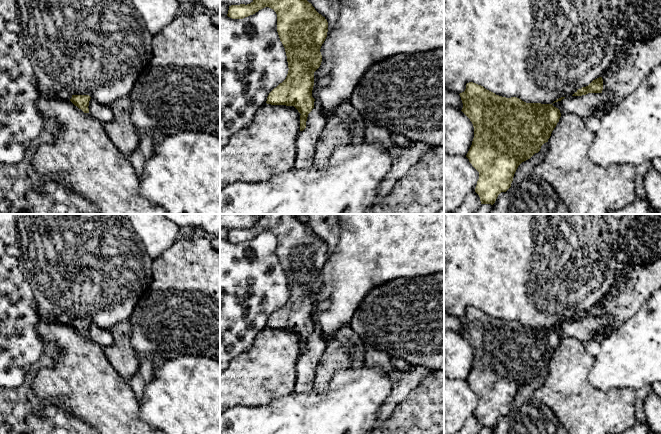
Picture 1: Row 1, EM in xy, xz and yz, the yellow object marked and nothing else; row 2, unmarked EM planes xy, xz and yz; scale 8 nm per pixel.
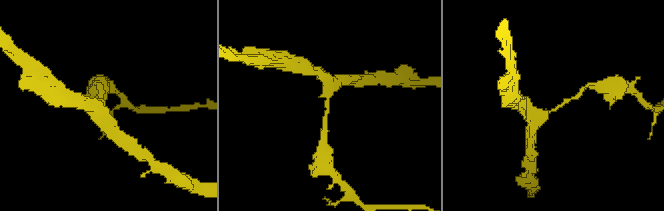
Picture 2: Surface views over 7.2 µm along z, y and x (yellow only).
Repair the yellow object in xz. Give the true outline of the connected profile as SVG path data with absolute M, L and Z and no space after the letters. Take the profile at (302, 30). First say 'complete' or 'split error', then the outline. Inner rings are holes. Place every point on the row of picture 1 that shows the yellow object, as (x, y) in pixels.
complete; M253 0L247 5L229 6L227 16L232 19L243 19L265 7L273 9L277 14L277 32L285 48L289 68L286 79L269 93L266 103L294 106L301 114L300 131L303 131L306 128L308 114L314 108L314 72L322 62L320 49L327 37L328 22L307 0Z

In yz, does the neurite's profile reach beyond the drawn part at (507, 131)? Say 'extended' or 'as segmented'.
as segmented

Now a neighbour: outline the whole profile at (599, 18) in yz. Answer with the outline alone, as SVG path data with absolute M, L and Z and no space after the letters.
M444 0L444 86L447 90L460 94L465 91L467 83L473 82L496 95L506 98L517 97L526 103L552 104L561 97L572 96L578 89L599 78L614 59L618 40L619 2L620 0Z

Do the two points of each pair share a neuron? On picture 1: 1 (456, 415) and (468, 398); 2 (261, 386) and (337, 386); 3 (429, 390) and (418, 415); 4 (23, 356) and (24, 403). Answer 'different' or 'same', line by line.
1: same
2: different
3: same
4: different

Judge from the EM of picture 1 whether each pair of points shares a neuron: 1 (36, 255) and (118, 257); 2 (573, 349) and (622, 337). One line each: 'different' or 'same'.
1: same
2: different

